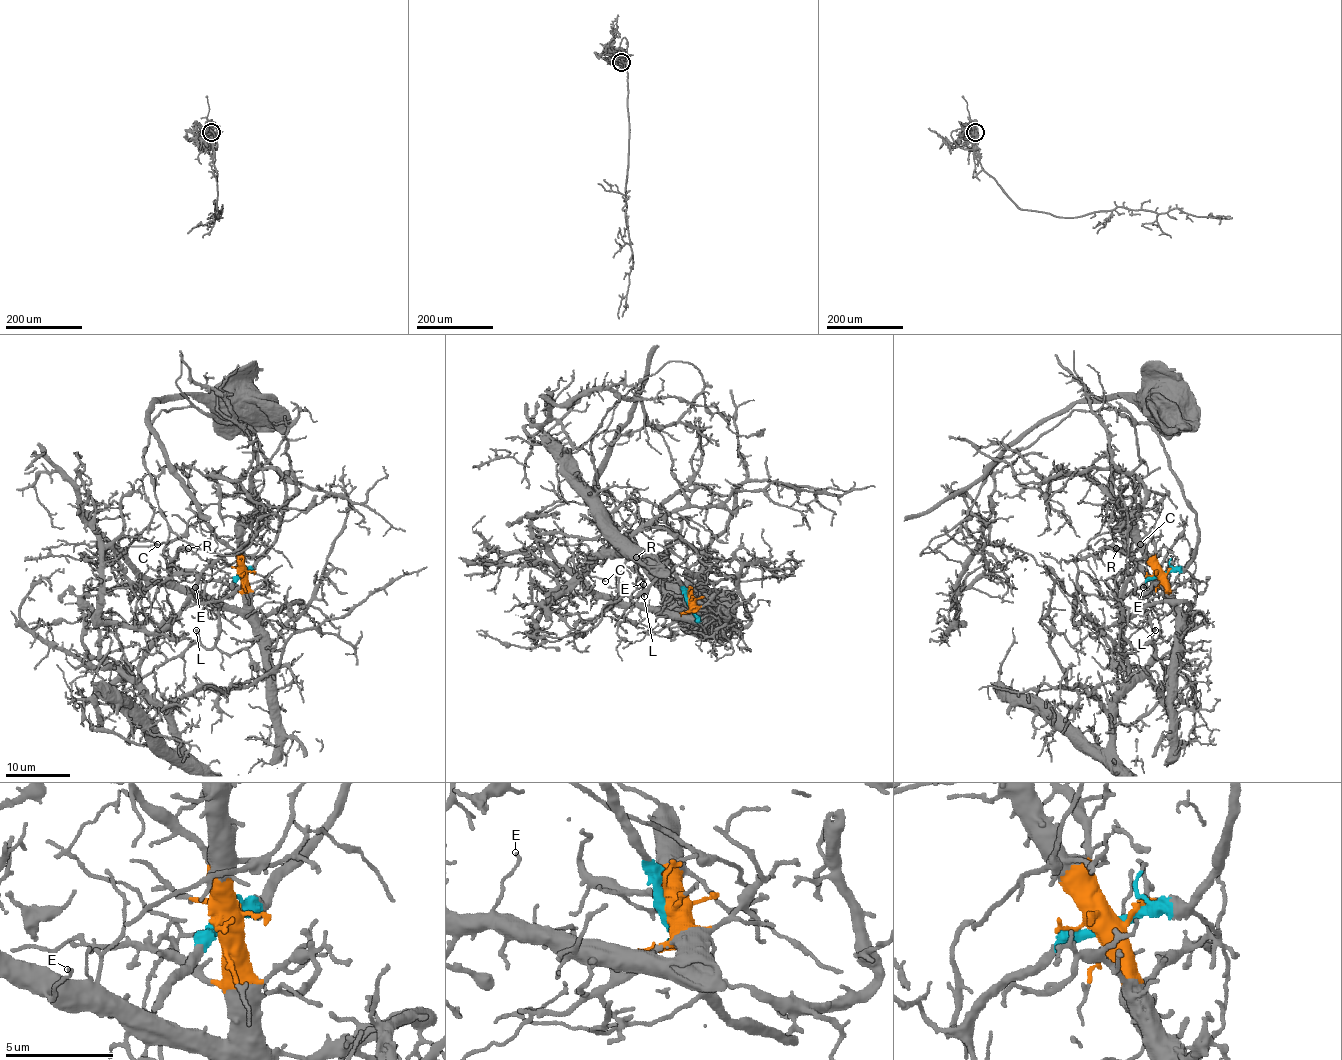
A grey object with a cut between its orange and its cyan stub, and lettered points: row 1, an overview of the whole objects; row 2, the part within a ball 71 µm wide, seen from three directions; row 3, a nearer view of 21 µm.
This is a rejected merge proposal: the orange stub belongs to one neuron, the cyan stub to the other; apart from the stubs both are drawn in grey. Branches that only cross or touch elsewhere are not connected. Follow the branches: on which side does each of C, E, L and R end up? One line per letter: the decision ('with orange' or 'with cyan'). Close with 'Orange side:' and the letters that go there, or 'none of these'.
C: with orange
E: with orange
L: with cyan
R: with orange
Orange side: C, E, R

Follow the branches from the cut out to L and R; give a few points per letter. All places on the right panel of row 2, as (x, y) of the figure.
L: (1163, 573), (1147, 578), (1122, 602), (1120, 633), (1136, 649), (1141, 649), (1155, 629)
R: (1163, 573), (1168, 601), (1176, 609), (1167, 599), (1155, 572), (1117, 548)

